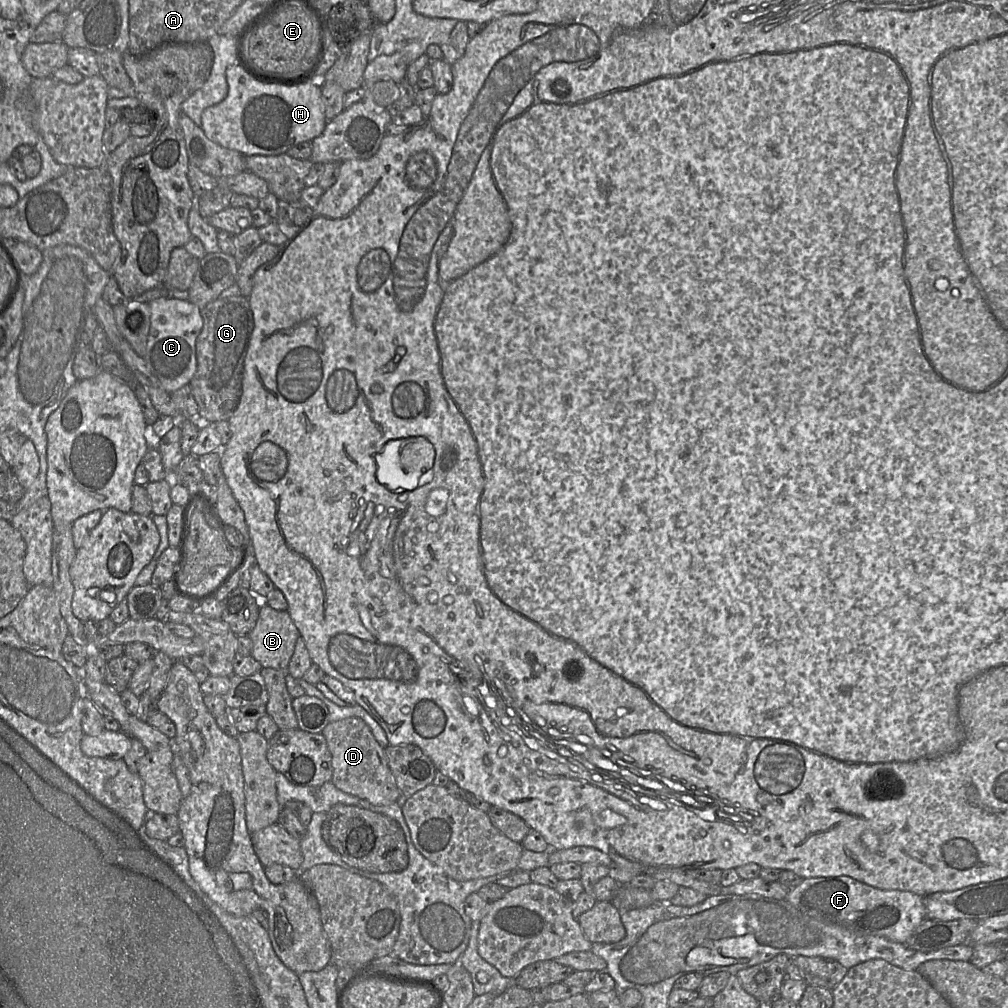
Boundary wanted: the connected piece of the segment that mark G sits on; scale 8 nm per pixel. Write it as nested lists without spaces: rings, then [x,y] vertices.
[[[237,295],[218,297],[200,309],[203,327],[196,339],[196,372],[190,380],[202,423],[228,421],[242,394],[244,360],[251,338],[254,319],[248,298]]]

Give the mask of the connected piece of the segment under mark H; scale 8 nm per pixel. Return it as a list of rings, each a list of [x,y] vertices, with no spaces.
[[[236,63],[225,71],[228,93],[220,103],[206,108],[201,116],[201,129],[212,142],[241,153],[243,156],[272,156],[284,154],[291,147],[320,136],[327,124],[322,101],[322,90],[317,78],[312,78],[296,86],[264,84],[249,76]]]

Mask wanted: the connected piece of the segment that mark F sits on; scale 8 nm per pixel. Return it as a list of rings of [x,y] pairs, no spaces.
[[[849,876],[804,878],[799,885],[789,889],[785,900],[802,913],[822,922],[839,924],[858,933],[885,937],[902,944],[926,918],[924,897],[909,891],[878,889]]]

